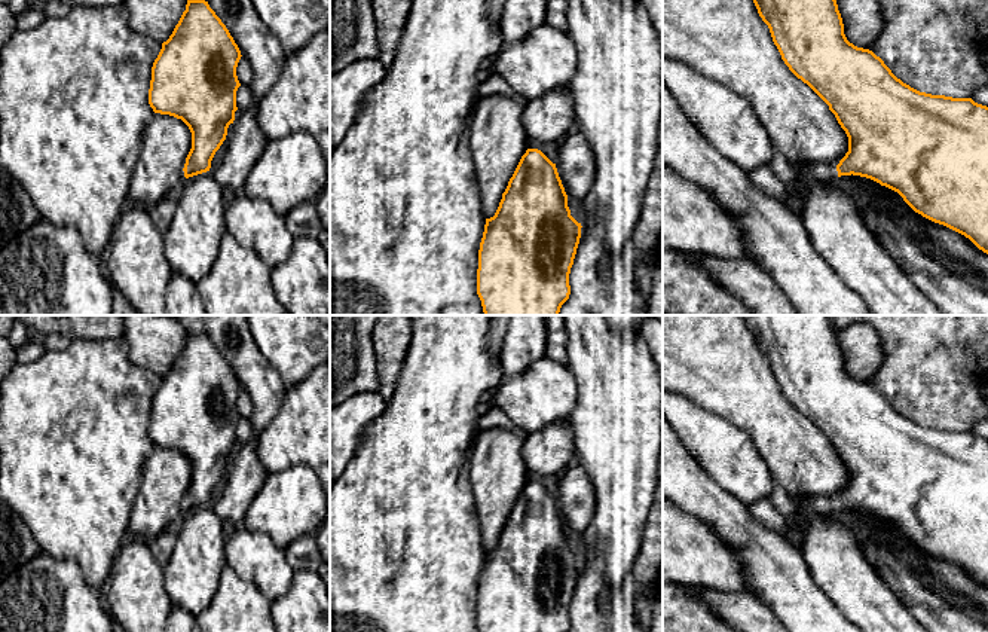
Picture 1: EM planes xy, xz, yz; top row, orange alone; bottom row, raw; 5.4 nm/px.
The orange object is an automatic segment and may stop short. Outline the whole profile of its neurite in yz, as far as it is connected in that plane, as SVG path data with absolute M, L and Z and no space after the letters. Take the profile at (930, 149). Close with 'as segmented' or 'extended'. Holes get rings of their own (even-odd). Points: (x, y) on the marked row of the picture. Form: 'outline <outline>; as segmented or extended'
outline M836 0L753 3L784 64L829 106L848 137L848 152L836 167L825 162L793 167L795 189L799 190L808 178L822 184L851 174L871 178L897 192L915 213L964 235L988 254L988 107L972 98L932 95L903 83L872 51L847 40Z; extended

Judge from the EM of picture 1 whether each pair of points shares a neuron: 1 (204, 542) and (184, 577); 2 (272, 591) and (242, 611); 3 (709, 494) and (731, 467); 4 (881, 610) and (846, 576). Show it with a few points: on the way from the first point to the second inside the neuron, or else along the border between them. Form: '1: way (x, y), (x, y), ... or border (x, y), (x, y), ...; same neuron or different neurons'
1: way (198, 550), (193, 568); same neuron
2: border (236, 574), (251, 582), (269, 601); different neurons
3: border (694, 458), (745, 506); different neurons
4: way (872, 603), (855, 585); same neuron

